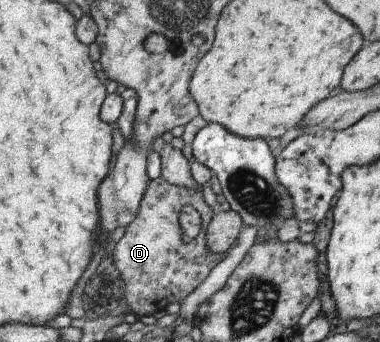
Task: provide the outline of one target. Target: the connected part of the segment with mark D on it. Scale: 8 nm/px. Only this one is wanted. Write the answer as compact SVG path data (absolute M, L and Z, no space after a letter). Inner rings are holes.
M163 178L148 180L146 190L143 192L136 216L125 226L122 237L114 243L112 249L112 262L124 283L124 295L127 301L129 312L139 317L140 315L155 315L157 311L165 310L169 303L180 304L185 296L189 295L205 277L211 268L221 261L223 254L211 254L207 251L205 241L206 227L212 216L211 207L203 201L201 189L182 188L172 186ZM185 204L193 206L200 219L200 228L194 238L183 239L178 215Z

